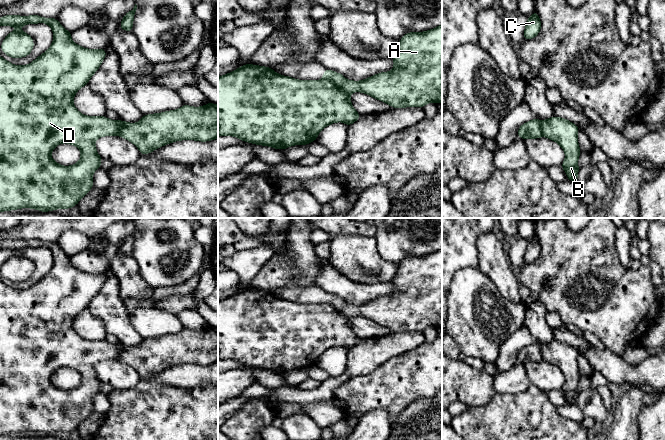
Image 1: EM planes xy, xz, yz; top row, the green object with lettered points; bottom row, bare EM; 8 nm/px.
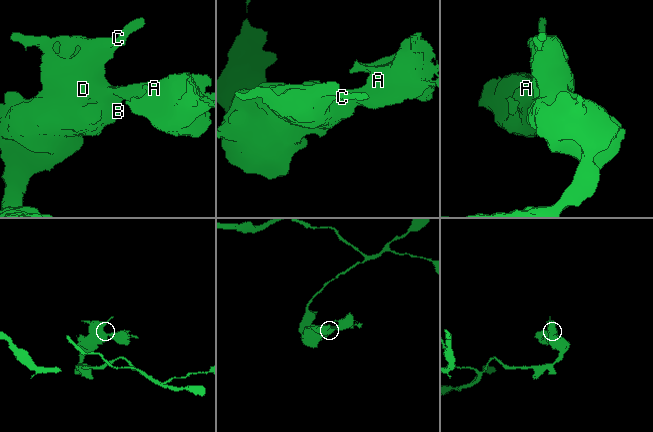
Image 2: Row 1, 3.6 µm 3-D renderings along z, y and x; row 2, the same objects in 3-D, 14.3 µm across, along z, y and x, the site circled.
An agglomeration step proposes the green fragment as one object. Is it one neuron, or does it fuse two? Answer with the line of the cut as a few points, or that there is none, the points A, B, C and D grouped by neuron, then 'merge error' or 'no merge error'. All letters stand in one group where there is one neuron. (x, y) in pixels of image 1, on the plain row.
xz (323, 302), (329, 303), (348, 318) | A / B C D | merge error

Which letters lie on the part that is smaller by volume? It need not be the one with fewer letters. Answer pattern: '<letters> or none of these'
A

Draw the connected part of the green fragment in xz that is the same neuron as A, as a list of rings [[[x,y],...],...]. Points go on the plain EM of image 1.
[[[442,248],[424,256],[409,256],[398,266],[393,279],[394,292],[389,296],[377,297],[361,305],[347,304],[342,298],[324,293],[323,303],[330,304],[340,314],[350,318],[362,316],[383,325],[394,332],[420,331],[427,327],[442,327]]]

